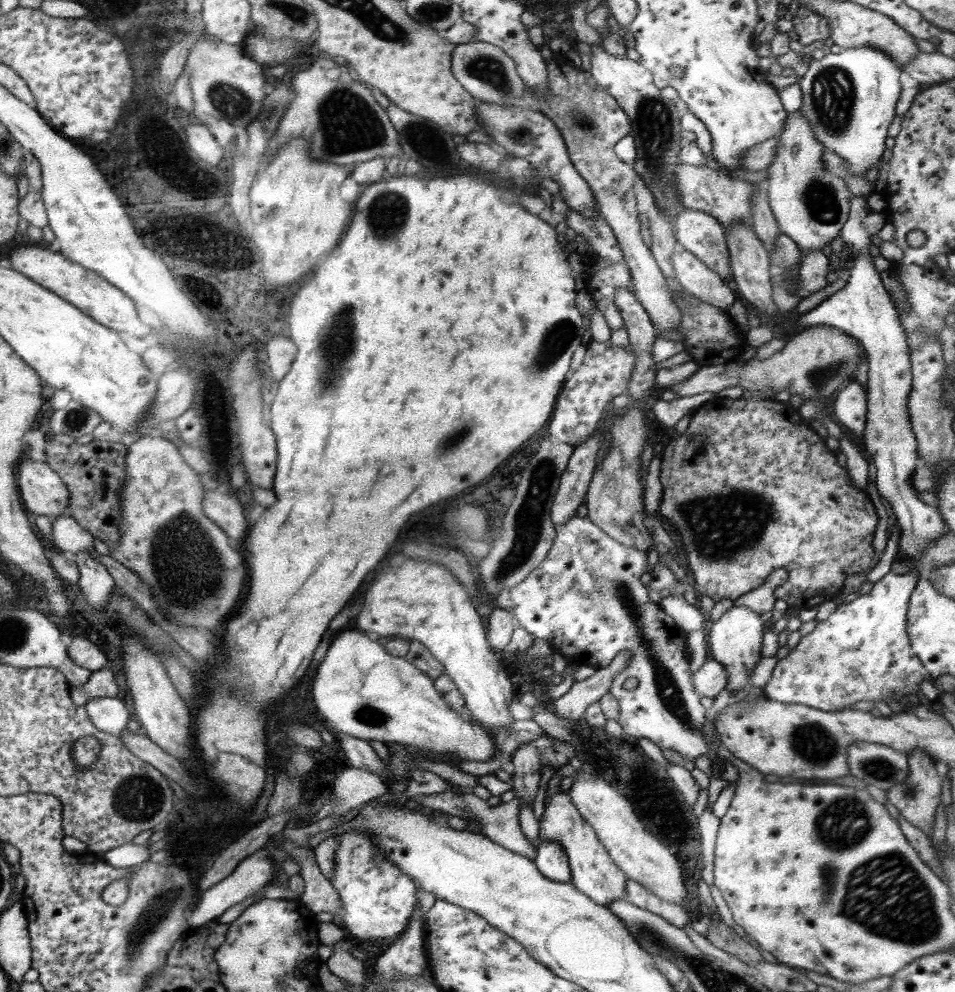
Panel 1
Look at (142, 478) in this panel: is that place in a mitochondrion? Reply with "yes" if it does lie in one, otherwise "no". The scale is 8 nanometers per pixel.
no

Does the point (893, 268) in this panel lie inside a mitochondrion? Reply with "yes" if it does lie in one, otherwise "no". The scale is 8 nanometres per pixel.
no

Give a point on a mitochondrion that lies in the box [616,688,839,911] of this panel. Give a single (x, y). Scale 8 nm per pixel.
(832, 886)

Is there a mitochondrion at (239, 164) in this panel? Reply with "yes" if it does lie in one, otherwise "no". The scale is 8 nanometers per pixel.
no

